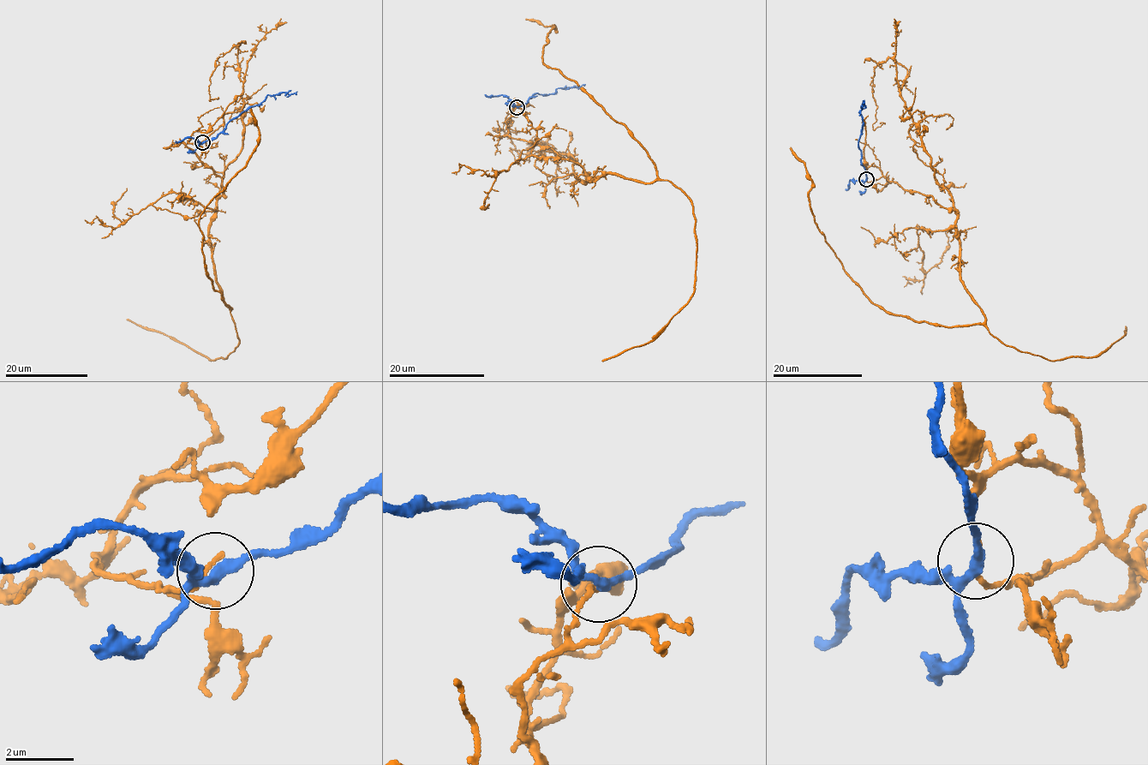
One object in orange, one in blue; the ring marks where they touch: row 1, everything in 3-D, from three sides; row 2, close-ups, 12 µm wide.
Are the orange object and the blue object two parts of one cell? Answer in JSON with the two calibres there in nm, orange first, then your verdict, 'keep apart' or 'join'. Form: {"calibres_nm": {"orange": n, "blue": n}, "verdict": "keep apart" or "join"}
{"calibres_nm": {"orange": 150, "blue": 220}, "verdict": "keep apart"}

